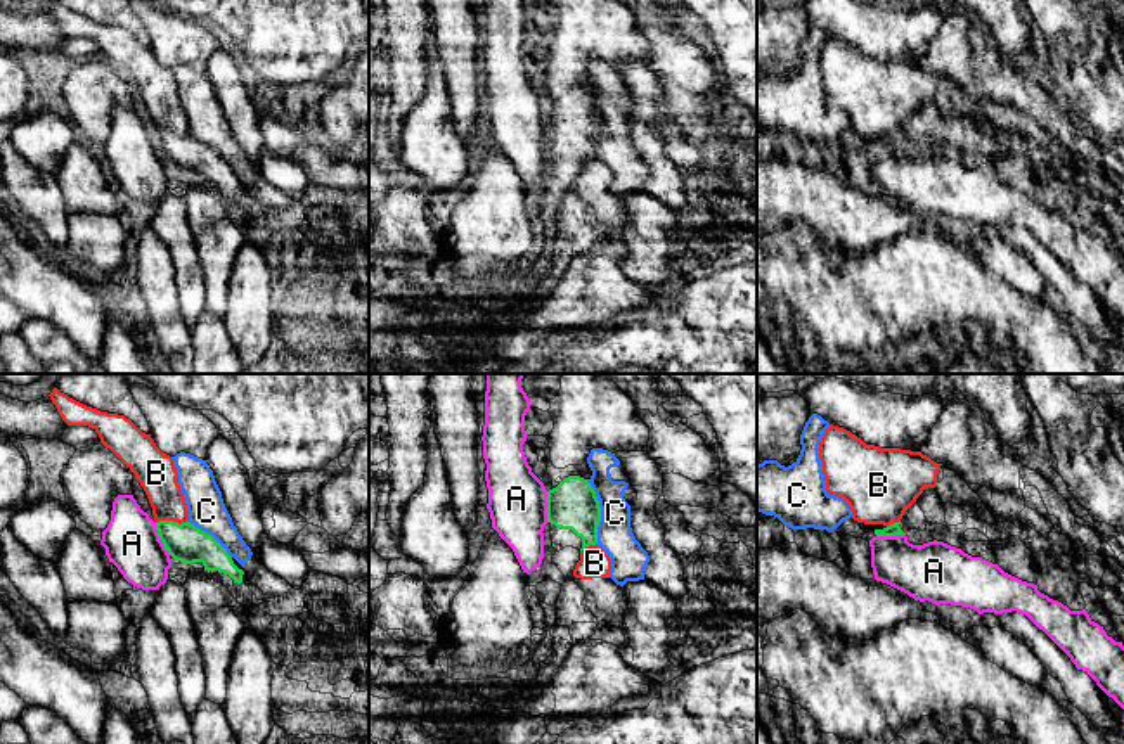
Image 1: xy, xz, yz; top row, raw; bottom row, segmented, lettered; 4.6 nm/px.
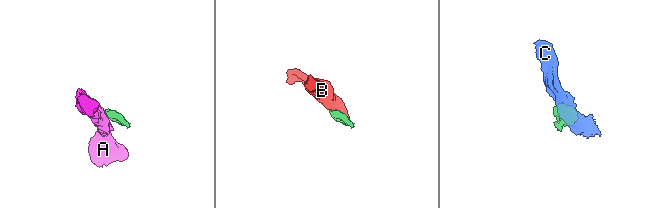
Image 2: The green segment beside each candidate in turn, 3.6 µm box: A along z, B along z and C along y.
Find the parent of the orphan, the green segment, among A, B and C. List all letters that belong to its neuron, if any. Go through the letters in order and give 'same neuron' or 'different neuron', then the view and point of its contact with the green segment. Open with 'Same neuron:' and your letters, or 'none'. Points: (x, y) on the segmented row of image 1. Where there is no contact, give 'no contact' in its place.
Same neuron: none
A: different neuron; contact xy (160, 538)
B: different neuron; contact xy (172, 521)
C: different neuron; contact xz (600, 511)

